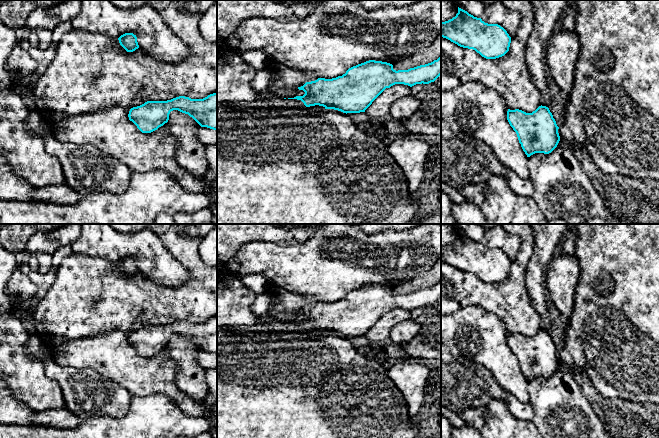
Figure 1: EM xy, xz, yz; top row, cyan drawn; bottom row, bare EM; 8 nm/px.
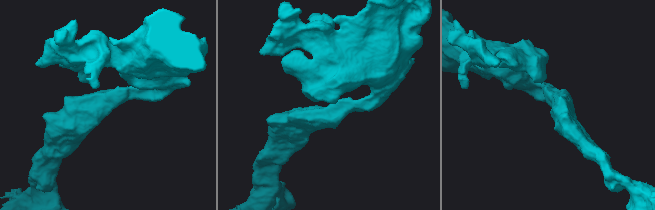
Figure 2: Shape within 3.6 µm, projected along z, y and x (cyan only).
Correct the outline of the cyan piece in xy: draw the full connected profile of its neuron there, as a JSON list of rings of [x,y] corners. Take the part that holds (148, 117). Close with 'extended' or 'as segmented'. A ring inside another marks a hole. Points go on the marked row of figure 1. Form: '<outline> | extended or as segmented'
[[[217,92],[203,99],[179,96],[167,101],[147,101],[131,108],[128,117],[142,133],[151,133],[168,122],[173,110],[188,114],[201,127],[217,130]]] | as segmented

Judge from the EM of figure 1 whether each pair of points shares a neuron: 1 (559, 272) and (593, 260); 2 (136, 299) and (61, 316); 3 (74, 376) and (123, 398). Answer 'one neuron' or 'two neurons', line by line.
1: two neurons
2: one neuron
3: one neuron

